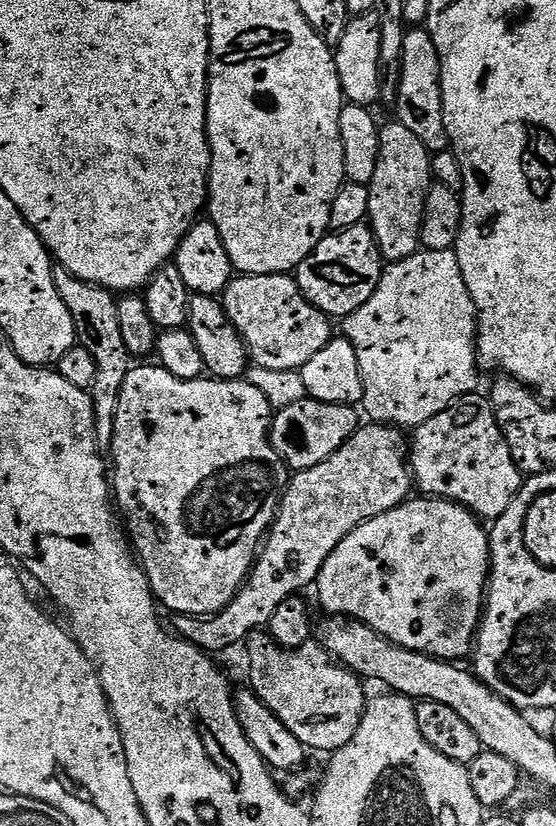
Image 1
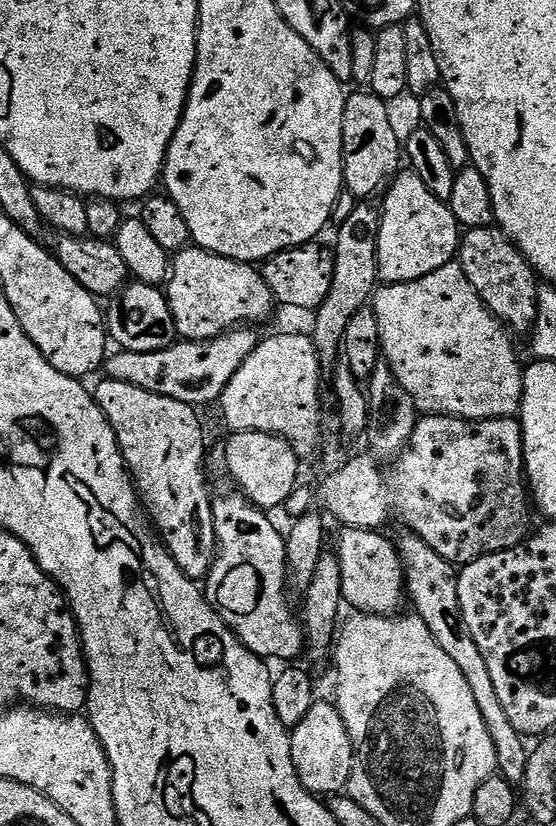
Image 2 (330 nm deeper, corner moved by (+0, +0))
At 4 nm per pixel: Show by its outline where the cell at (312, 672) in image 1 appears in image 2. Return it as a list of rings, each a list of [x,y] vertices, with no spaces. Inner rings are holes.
[[[313,703],[312,709],[290,732],[290,754],[294,762],[294,770],[298,774],[298,782],[305,790],[317,798],[331,798],[343,793],[348,786],[348,775],[352,765],[352,743],[348,740],[348,731],[340,718],[335,703]]]

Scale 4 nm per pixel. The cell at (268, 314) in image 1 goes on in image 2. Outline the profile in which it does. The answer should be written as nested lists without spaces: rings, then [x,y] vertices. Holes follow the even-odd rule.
[[[195,246],[182,248],[171,257],[170,271],[166,281],[166,295],[168,309],[176,327],[176,335],[186,340],[212,340],[231,328],[259,325],[259,320],[266,319],[271,314],[272,308],[274,309],[272,292],[266,286],[259,267],[240,264],[236,260]]]

